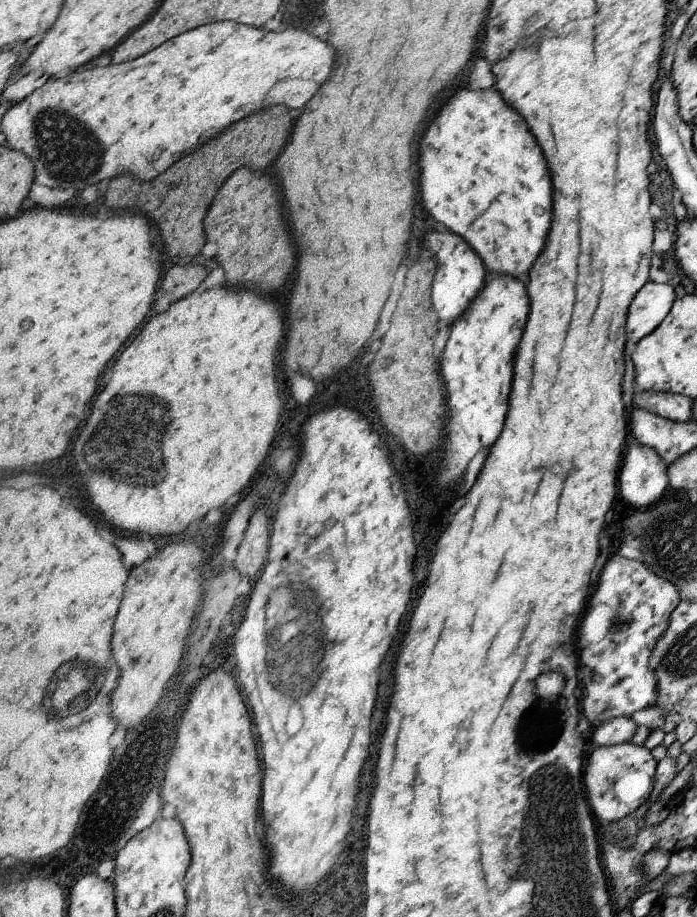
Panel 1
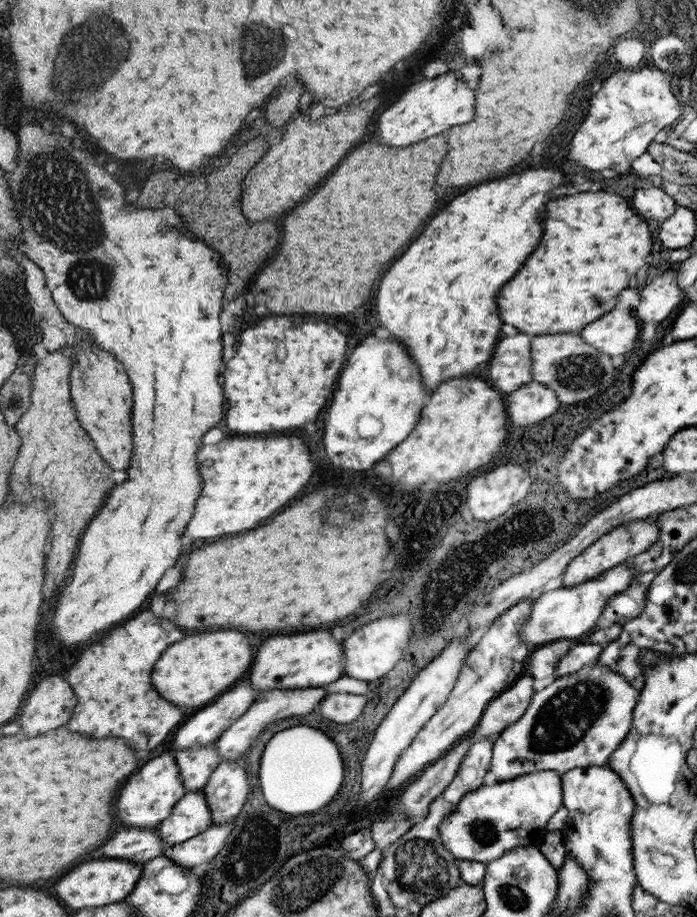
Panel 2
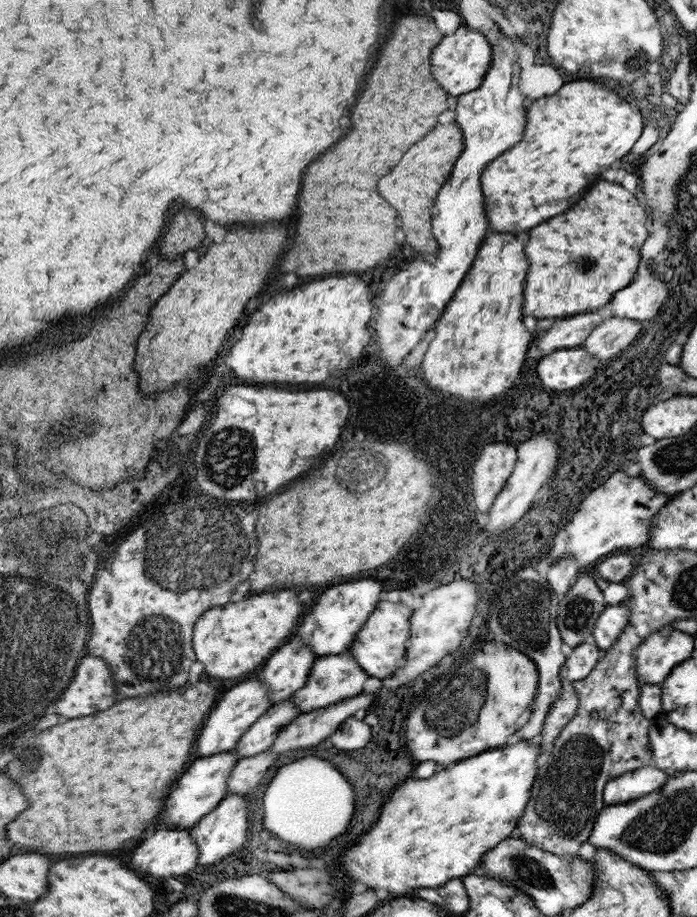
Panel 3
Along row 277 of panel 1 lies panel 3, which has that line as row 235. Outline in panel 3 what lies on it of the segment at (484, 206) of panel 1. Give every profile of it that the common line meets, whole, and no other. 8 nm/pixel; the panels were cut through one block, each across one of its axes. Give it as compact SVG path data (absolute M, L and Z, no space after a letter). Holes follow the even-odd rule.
M587 78L563 84L553 96L529 102L527 114L529 128L525 128L525 140L493 160L481 174L491 234L507 232L517 236L545 222L541 218L567 210L595 182L601 170L629 152L643 126L643 118L633 106Z

